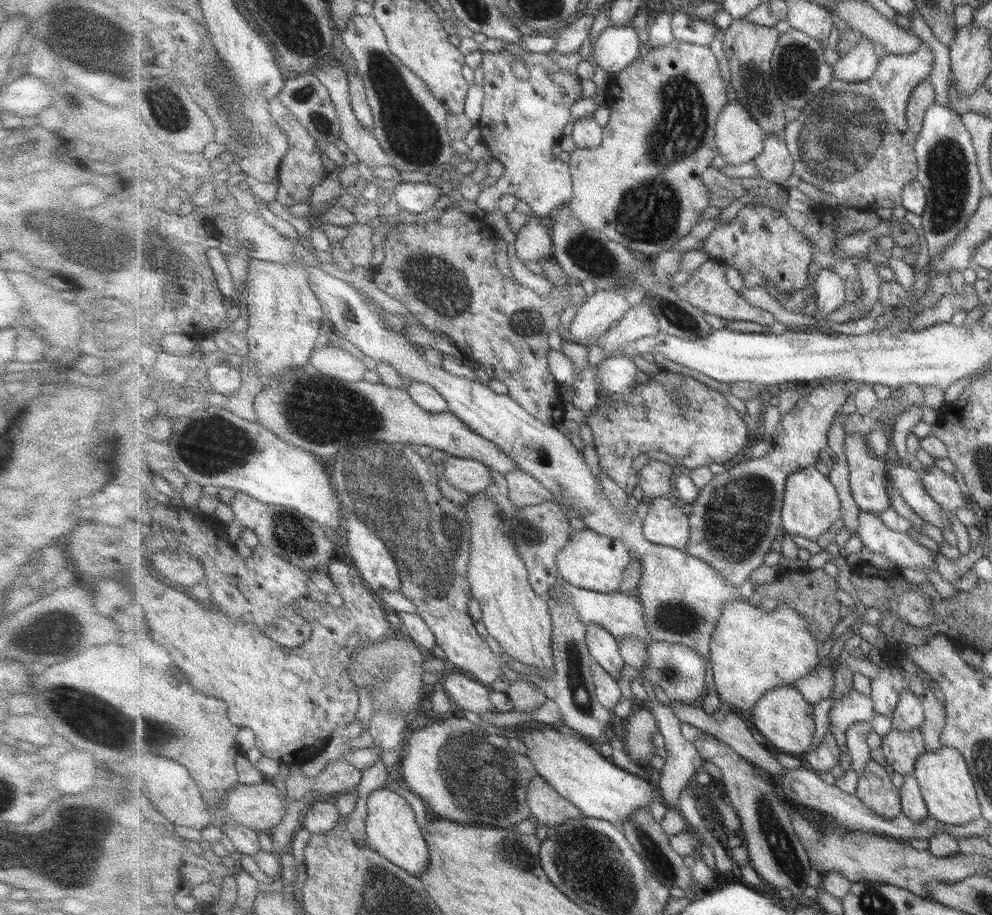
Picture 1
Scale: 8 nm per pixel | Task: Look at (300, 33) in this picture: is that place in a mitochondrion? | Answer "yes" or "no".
yes

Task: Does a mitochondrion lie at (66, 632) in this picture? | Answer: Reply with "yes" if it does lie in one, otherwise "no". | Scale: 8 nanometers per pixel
no

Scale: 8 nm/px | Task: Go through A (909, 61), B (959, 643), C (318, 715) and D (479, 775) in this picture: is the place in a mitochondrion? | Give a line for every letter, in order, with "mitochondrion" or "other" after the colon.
A: other
B: other
C: other
D: mitochondrion

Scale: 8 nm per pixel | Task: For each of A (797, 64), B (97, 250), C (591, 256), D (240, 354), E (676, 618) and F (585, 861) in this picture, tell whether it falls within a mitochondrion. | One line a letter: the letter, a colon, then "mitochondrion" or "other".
A: mitochondrion
B: mitochondrion
C: mitochondrion
D: other
E: mitochondrion
F: mitochondrion

